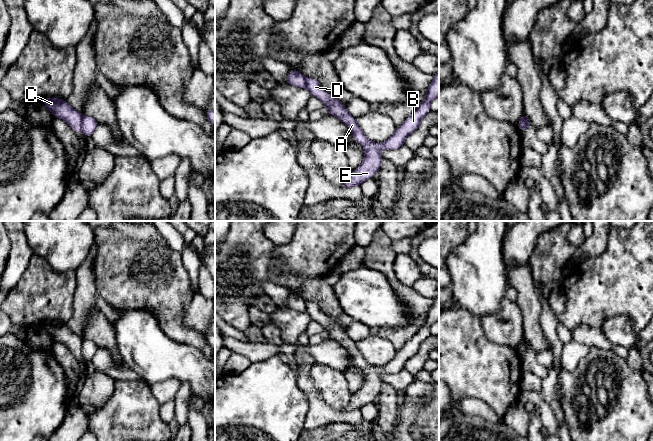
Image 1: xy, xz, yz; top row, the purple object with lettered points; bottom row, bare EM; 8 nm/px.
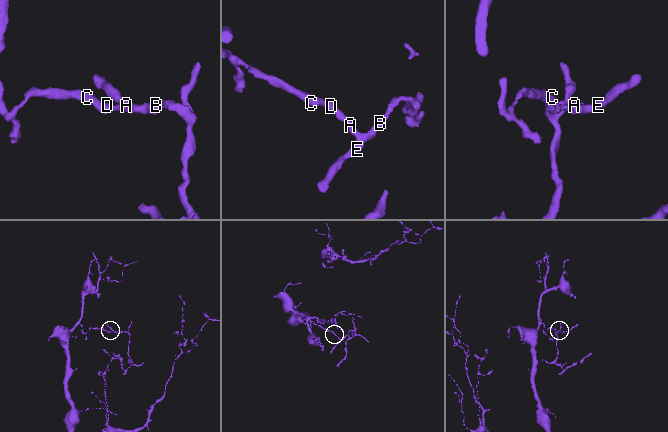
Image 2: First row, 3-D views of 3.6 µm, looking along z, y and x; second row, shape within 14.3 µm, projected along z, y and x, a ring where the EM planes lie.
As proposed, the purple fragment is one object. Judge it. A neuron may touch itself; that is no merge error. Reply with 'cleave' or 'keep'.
cleave

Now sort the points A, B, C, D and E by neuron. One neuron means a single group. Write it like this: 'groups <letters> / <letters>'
groups A B D E / C

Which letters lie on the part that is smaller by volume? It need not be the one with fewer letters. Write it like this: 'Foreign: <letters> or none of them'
Foreign: A, B, D, E

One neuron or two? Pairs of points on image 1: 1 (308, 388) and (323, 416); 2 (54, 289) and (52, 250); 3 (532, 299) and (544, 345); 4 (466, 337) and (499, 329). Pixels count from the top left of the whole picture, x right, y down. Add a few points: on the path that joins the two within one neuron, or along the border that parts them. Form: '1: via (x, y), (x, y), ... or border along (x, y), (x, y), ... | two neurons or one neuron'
1: via (313, 395), (318, 409) | one neuron
2: border along (34, 254), (42, 257), (57, 271), (75, 271) | two neurons
3: via (532, 310), (532, 331), (534, 334) | one neuron
4: border along (478, 317), (484, 334), (490, 340), (505, 346) | two neurons

